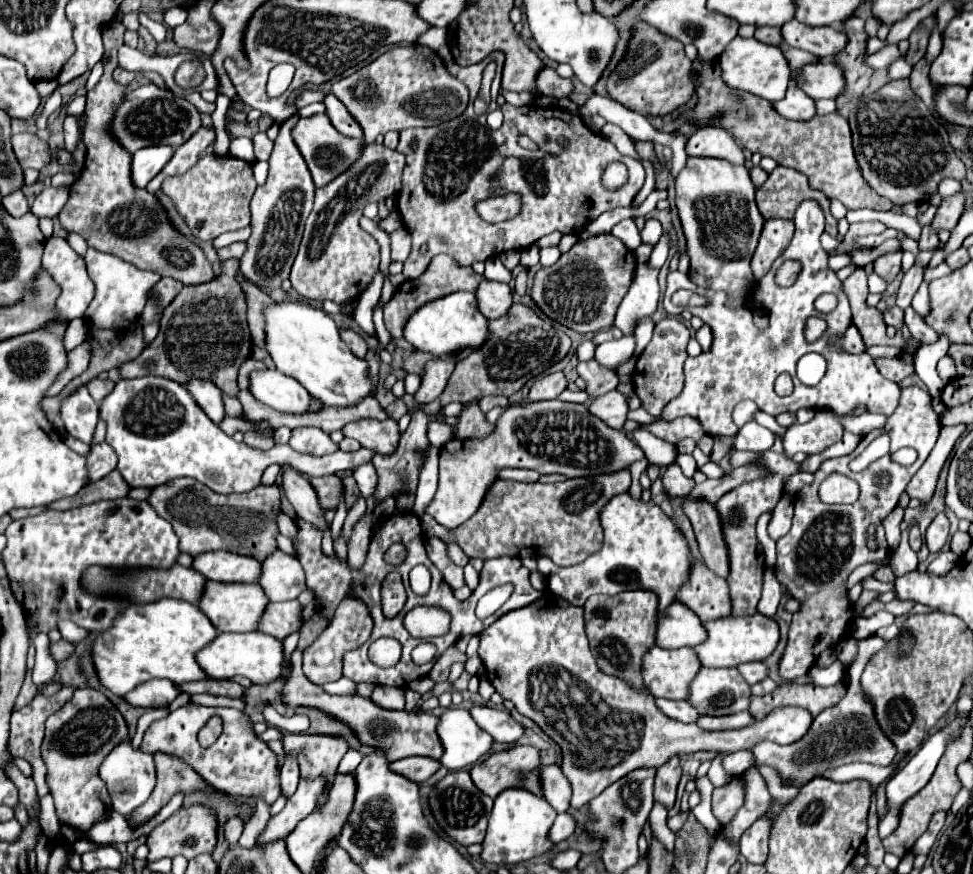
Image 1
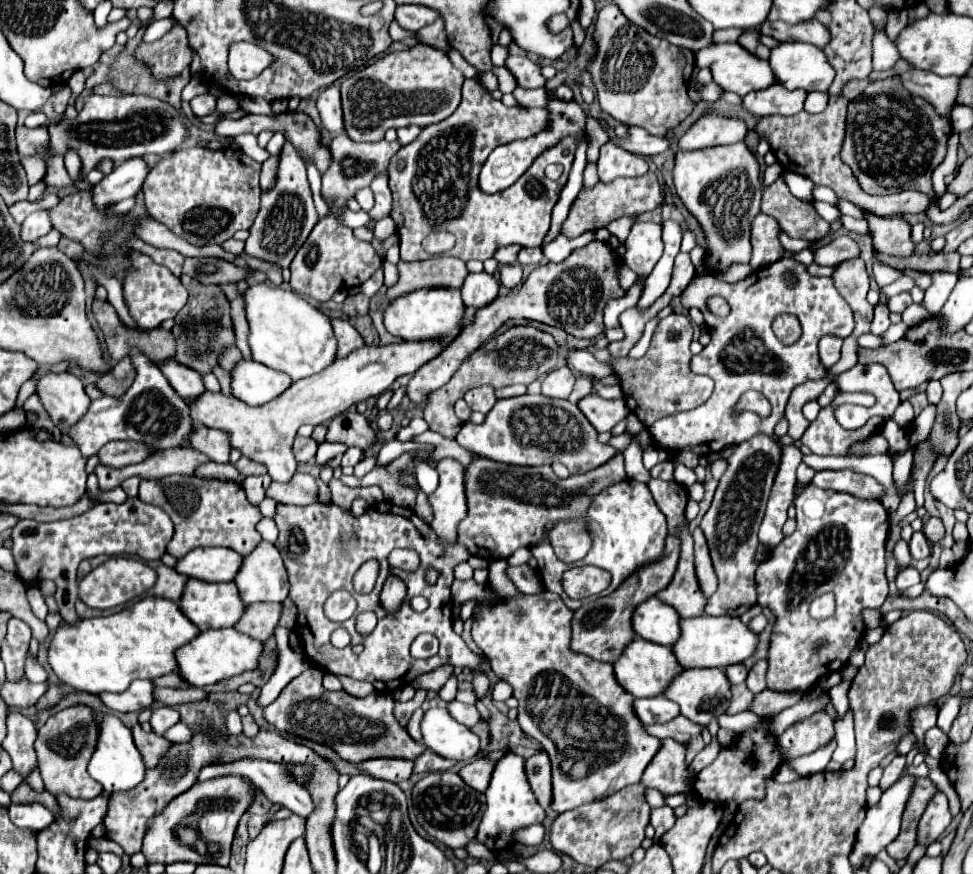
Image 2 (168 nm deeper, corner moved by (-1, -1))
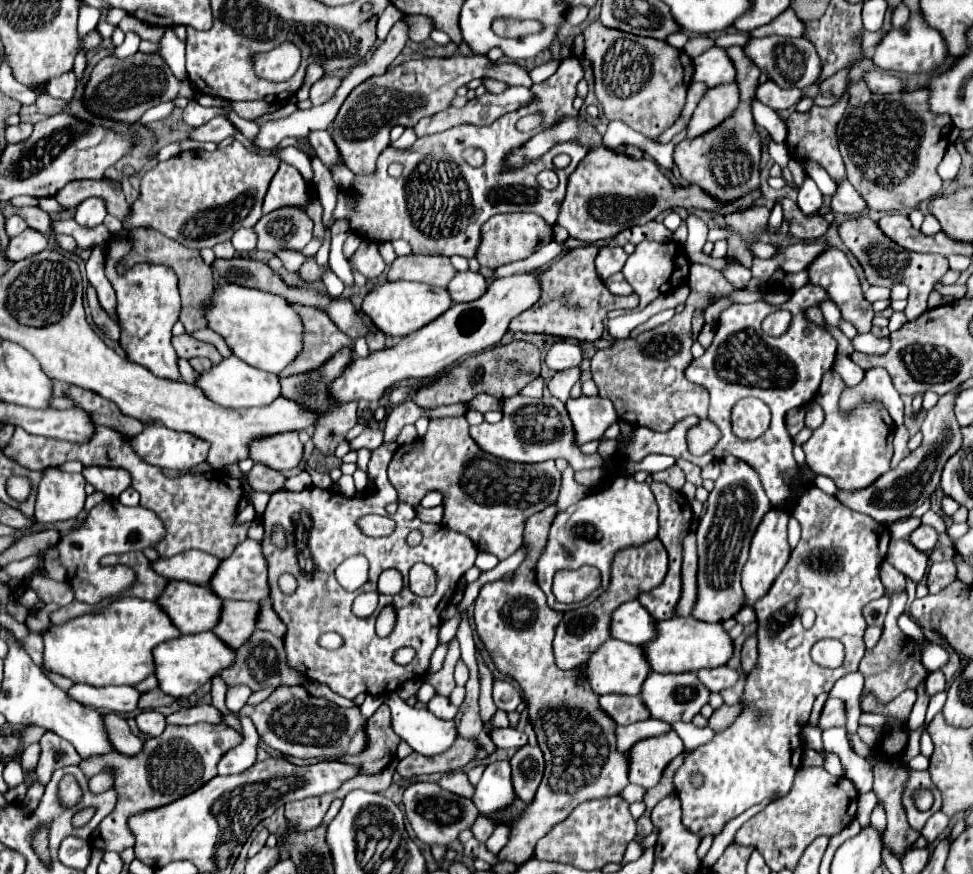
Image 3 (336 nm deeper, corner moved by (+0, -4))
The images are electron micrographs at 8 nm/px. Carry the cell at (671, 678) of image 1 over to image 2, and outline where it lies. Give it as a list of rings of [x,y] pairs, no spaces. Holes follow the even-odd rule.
[[[641,637],[633,639],[627,645],[627,649],[621,655],[621,659],[613,665],[613,669],[615,669],[615,677],[621,683],[621,687],[625,691],[629,691],[637,699],[663,695],[663,689],[667,689],[667,685],[675,677],[679,677],[679,673],[683,673],[683,667],[679,665],[679,661],[675,661],[675,653],[673,653],[671,647],[663,647],[663,645],[645,641]]]

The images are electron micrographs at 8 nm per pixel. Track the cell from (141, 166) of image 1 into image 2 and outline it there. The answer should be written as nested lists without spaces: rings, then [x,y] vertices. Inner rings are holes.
[[[131,157],[115,167],[115,171],[93,189],[93,197],[99,209],[105,209],[111,203],[119,203],[127,197],[135,197],[149,171],[151,167],[145,157]]]

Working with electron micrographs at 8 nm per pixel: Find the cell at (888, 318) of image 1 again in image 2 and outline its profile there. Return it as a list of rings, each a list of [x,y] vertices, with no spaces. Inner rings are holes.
[[[885,303],[875,305],[875,319],[873,319],[873,325],[871,325],[871,333],[881,335],[883,331],[889,329],[889,325],[891,325],[891,321],[889,321],[889,307]]]

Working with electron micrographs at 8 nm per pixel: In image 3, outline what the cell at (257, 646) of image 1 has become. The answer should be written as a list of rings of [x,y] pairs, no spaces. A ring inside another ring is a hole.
[[[200,632],[190,636],[178,636],[170,642],[162,642],[154,648],[154,676],[158,688],[174,698],[184,698],[196,692],[202,684],[210,682],[212,676],[222,672],[234,662],[234,650],[230,650],[212,632]]]

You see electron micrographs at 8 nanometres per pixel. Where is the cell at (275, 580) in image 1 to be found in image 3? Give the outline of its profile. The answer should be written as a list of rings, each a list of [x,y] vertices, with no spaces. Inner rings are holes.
[[[244,540],[234,548],[232,556],[220,562],[220,568],[216,568],[214,576],[208,582],[210,588],[214,588],[214,594],[222,600],[264,600],[268,598],[268,572],[266,572],[266,560],[262,556],[262,546],[256,540]]]

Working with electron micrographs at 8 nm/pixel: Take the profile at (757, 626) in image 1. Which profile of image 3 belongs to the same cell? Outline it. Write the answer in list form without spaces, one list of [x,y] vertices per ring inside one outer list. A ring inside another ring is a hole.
[[[674,616],[674,620],[656,622],[656,638],[646,642],[642,650],[654,672],[696,672],[700,668],[724,666],[732,656],[732,640],[722,624]]]

